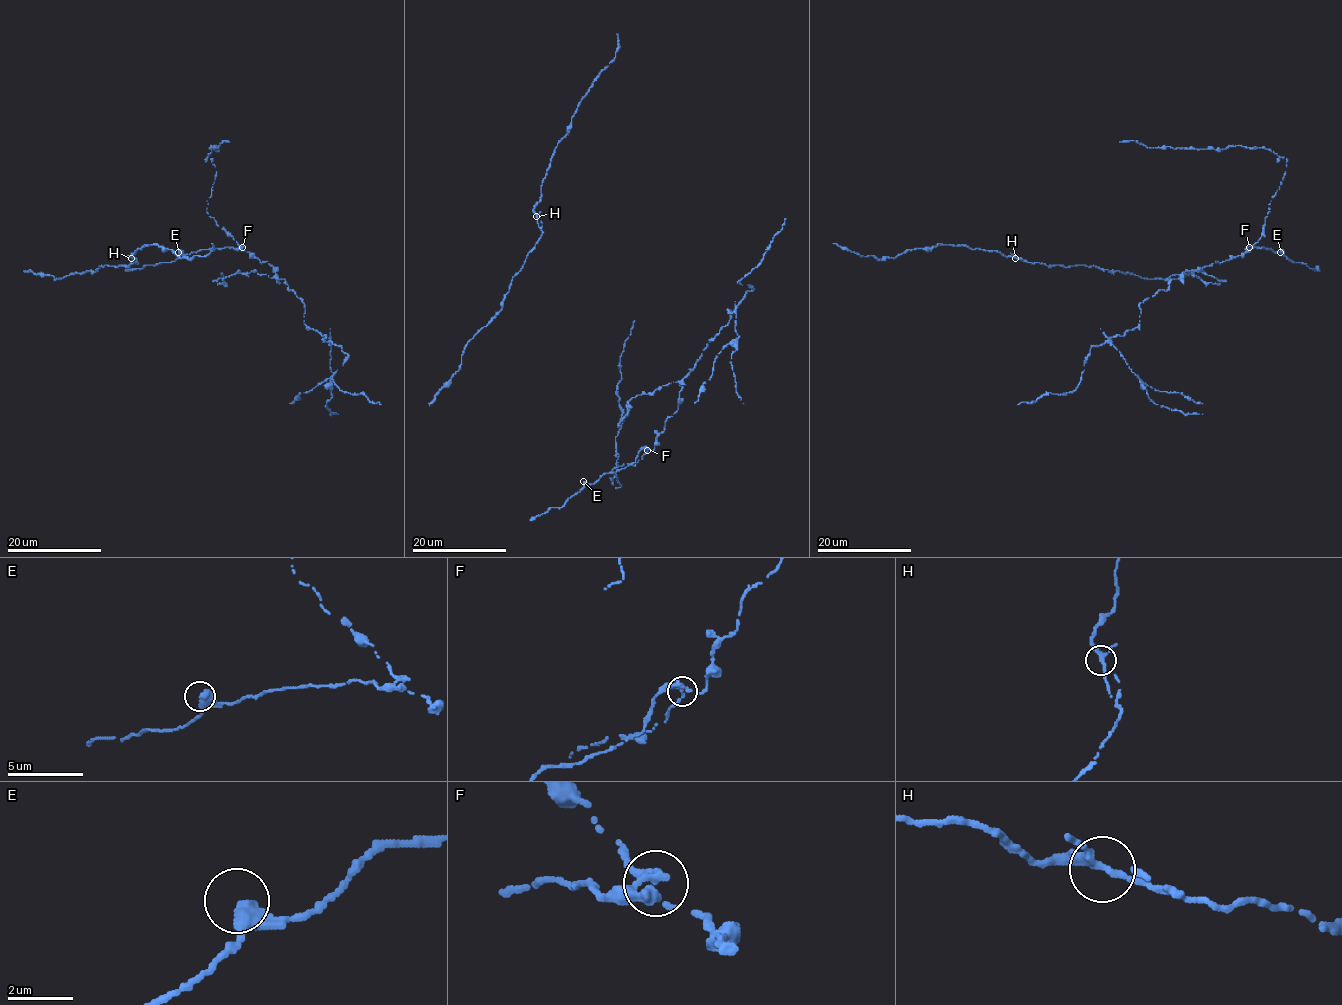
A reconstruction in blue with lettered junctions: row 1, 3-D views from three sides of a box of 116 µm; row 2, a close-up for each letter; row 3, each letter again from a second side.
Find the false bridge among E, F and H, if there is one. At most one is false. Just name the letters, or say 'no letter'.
F

